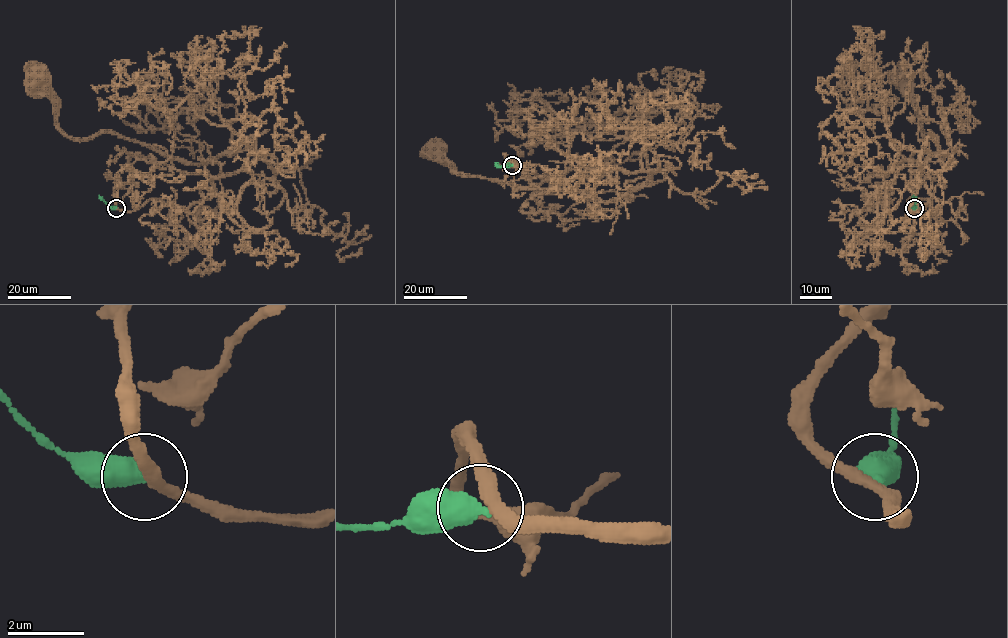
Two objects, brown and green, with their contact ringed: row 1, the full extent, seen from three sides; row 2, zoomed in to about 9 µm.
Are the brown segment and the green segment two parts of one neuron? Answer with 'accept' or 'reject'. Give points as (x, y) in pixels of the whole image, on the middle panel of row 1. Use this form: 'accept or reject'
reject

